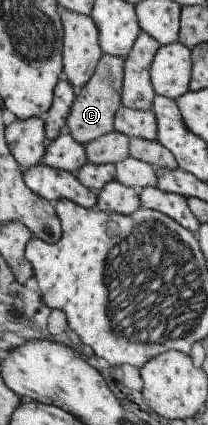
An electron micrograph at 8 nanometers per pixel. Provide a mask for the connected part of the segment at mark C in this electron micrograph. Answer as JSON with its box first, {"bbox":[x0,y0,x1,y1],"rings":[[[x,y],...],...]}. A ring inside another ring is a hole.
{"bbox":[65,53,123,145],"rings":[[[102,53],[95,65],[93,74],[74,96],[65,119],[65,130],[80,145],[99,138],[112,131],[115,111],[121,106],[120,88],[122,87],[123,57]]]}

